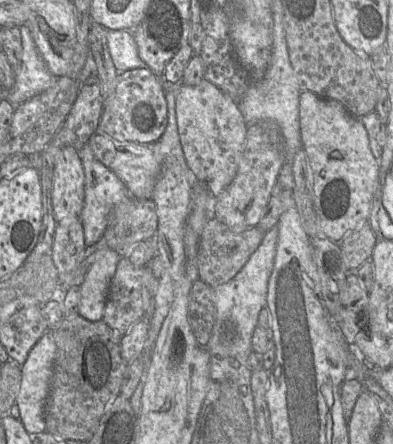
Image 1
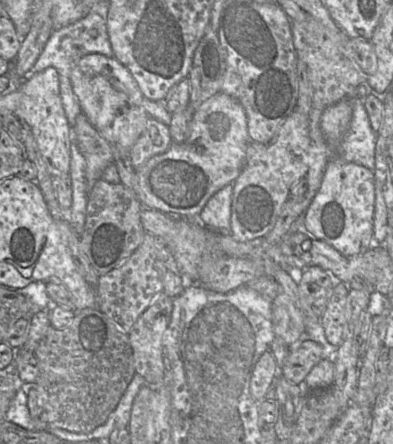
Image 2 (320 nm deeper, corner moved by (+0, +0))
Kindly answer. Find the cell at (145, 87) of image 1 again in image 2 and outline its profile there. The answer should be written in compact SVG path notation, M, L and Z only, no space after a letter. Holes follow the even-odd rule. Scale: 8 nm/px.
M148 117L142 133L129 150L129 158L133 168L136 170L151 157L164 153L171 143L169 127Z

